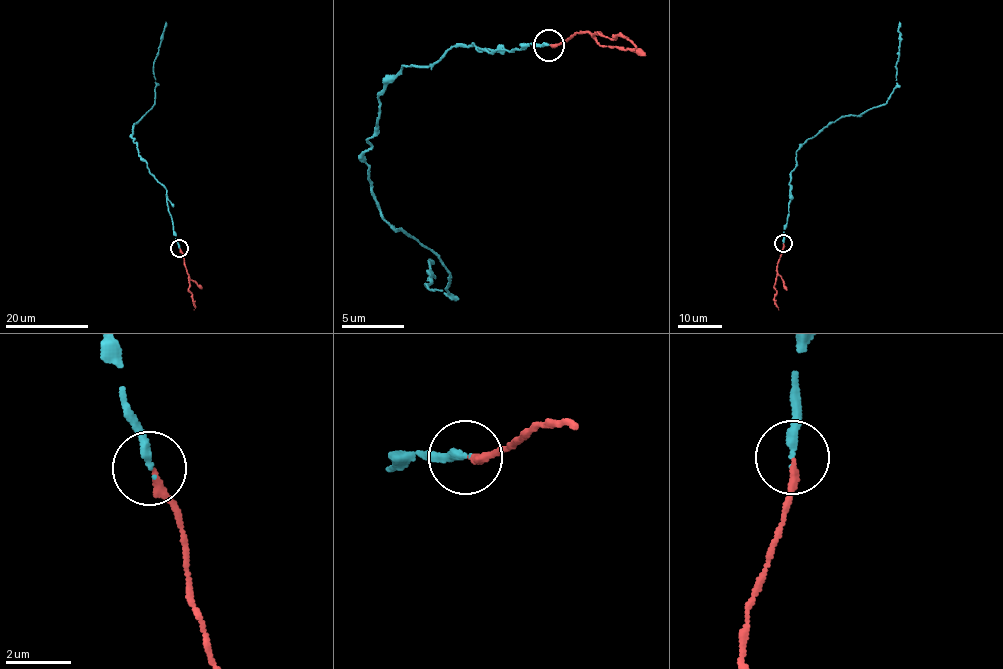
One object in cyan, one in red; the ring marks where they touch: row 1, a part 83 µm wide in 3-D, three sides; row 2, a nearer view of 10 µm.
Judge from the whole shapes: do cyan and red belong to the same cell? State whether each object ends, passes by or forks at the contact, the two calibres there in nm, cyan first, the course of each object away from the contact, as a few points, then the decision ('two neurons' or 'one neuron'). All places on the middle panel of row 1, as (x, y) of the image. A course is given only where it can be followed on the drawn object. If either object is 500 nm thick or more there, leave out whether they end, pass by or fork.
cyan ends | red ends | 240/240 nm | cyan via (549, 44), (458, 44), (377, 97), (363, 160), (381, 214), (428, 246), (446, 294), (427, 259) | red via (549, 44), (597, 32), (615, 39), (626, 38), (633, 50) | two neurons

